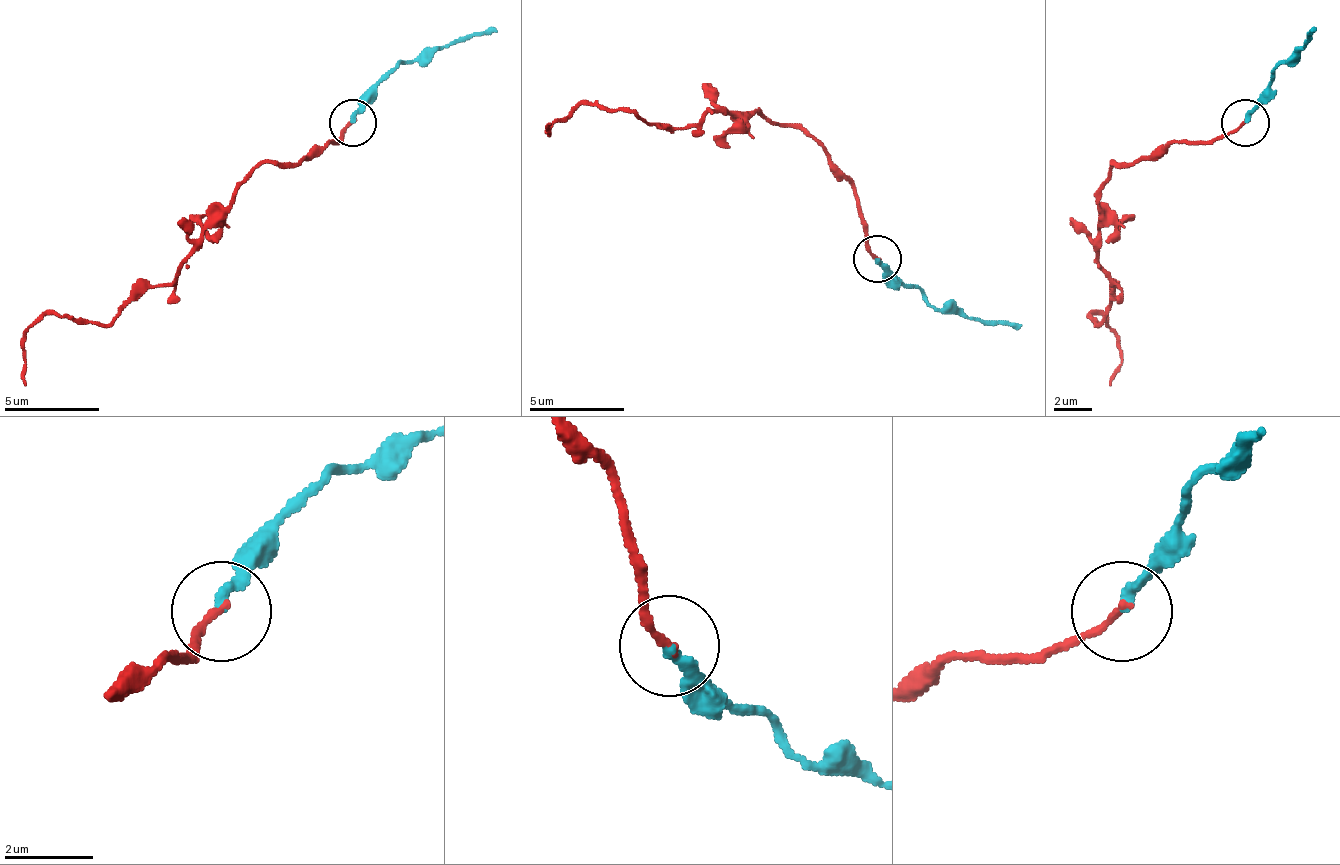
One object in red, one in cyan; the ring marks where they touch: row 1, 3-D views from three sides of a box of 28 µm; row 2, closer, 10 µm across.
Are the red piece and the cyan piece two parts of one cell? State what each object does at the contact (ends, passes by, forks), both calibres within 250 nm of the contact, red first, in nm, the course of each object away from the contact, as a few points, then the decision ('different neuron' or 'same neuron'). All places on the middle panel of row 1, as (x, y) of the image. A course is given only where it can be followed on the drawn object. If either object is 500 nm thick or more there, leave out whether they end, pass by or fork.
red ends | cyan ends | 180/240 nm | red via (876, 260), (852, 179), (762, 113), (667, 127), (577, 103), (549, 132), (549, 122) | cyan via (876, 260), (914, 284), (933, 307), (1023, 326) | same neuron

